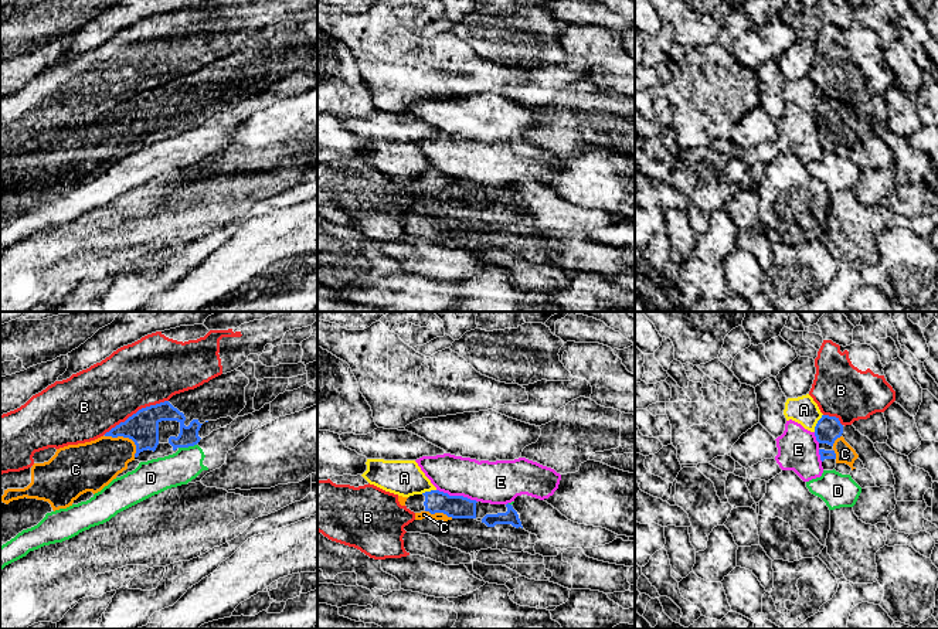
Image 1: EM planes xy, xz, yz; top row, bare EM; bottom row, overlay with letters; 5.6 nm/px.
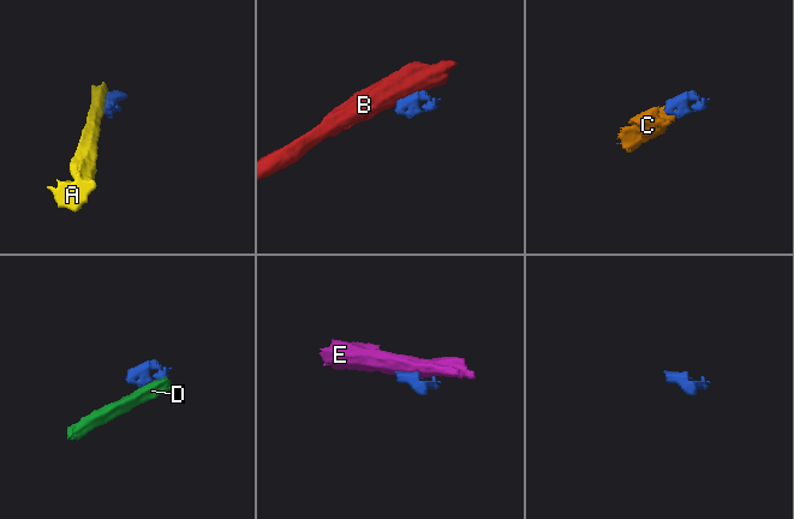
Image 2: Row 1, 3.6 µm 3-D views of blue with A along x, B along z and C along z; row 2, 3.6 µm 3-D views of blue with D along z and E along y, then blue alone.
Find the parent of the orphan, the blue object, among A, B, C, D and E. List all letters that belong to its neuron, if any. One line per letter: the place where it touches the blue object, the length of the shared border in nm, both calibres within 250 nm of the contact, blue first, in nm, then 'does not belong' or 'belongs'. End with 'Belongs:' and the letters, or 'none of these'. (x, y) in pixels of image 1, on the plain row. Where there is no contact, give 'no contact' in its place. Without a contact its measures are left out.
A: yz (818, 105) | 120 nm | 150/160 nm | does not belong
B: xy (136, 95) | 420 nm | 180/380 nm | does not belong
C: xy (126, 119) | 220 nm | 180/280 nm | belongs
D: xy (187, 129) | 110 nm | 150/190 nm | does not belong
E: xz (456, 179) | 240 nm | 130/240 nm | does not belong
Belongs: C

